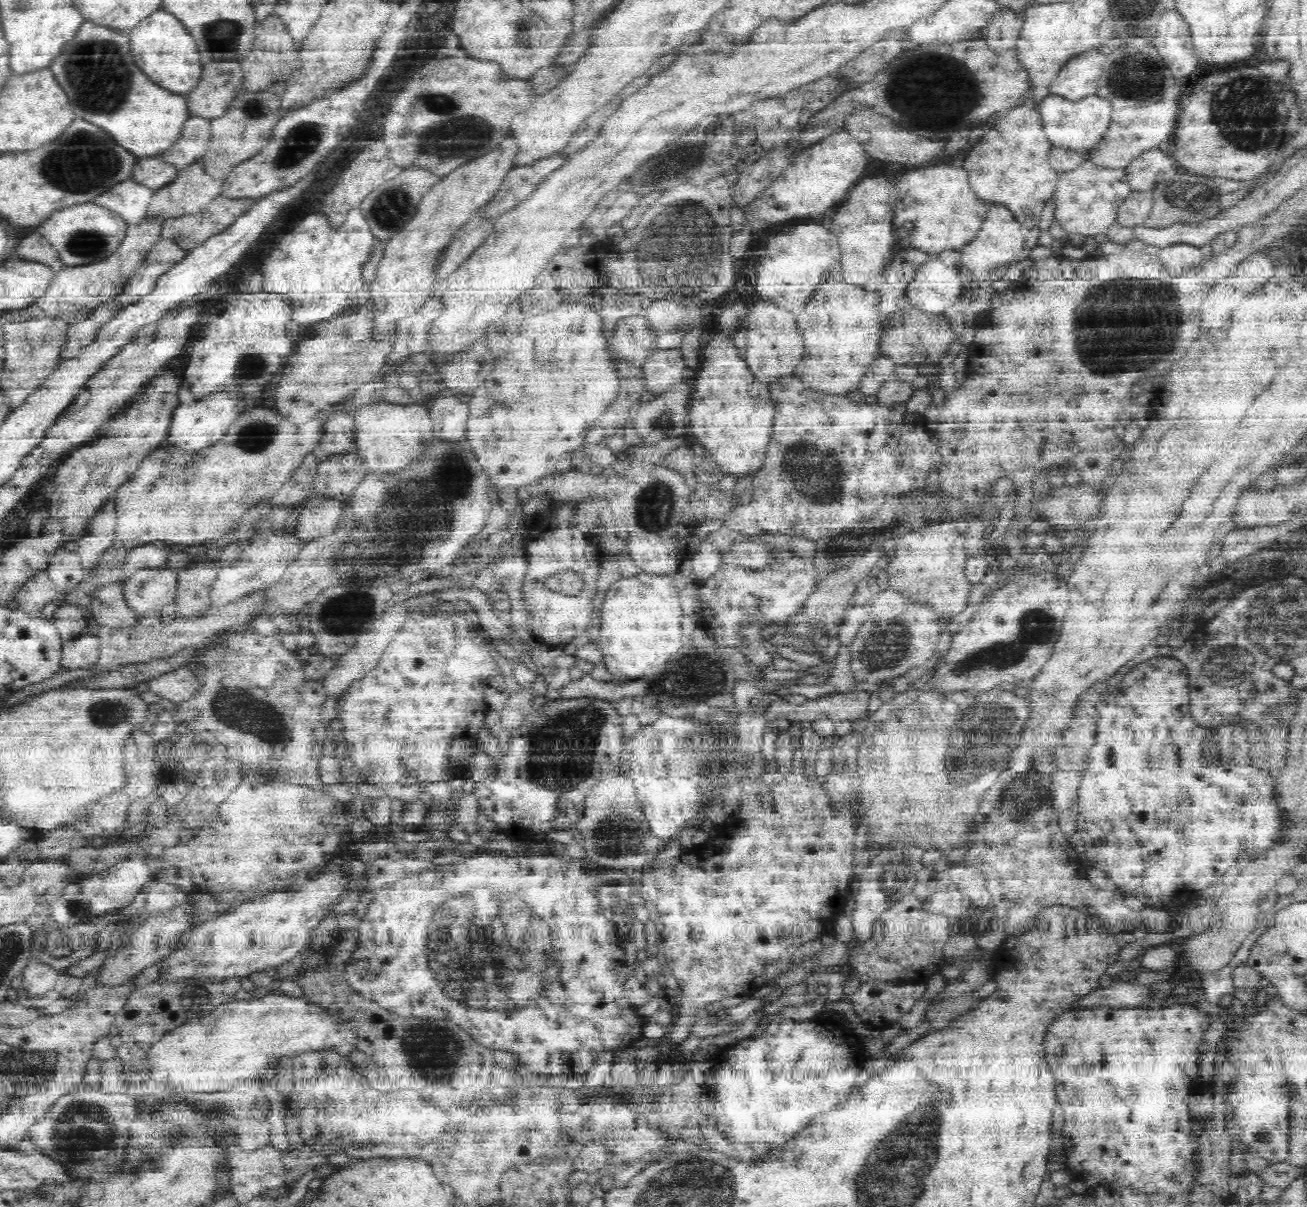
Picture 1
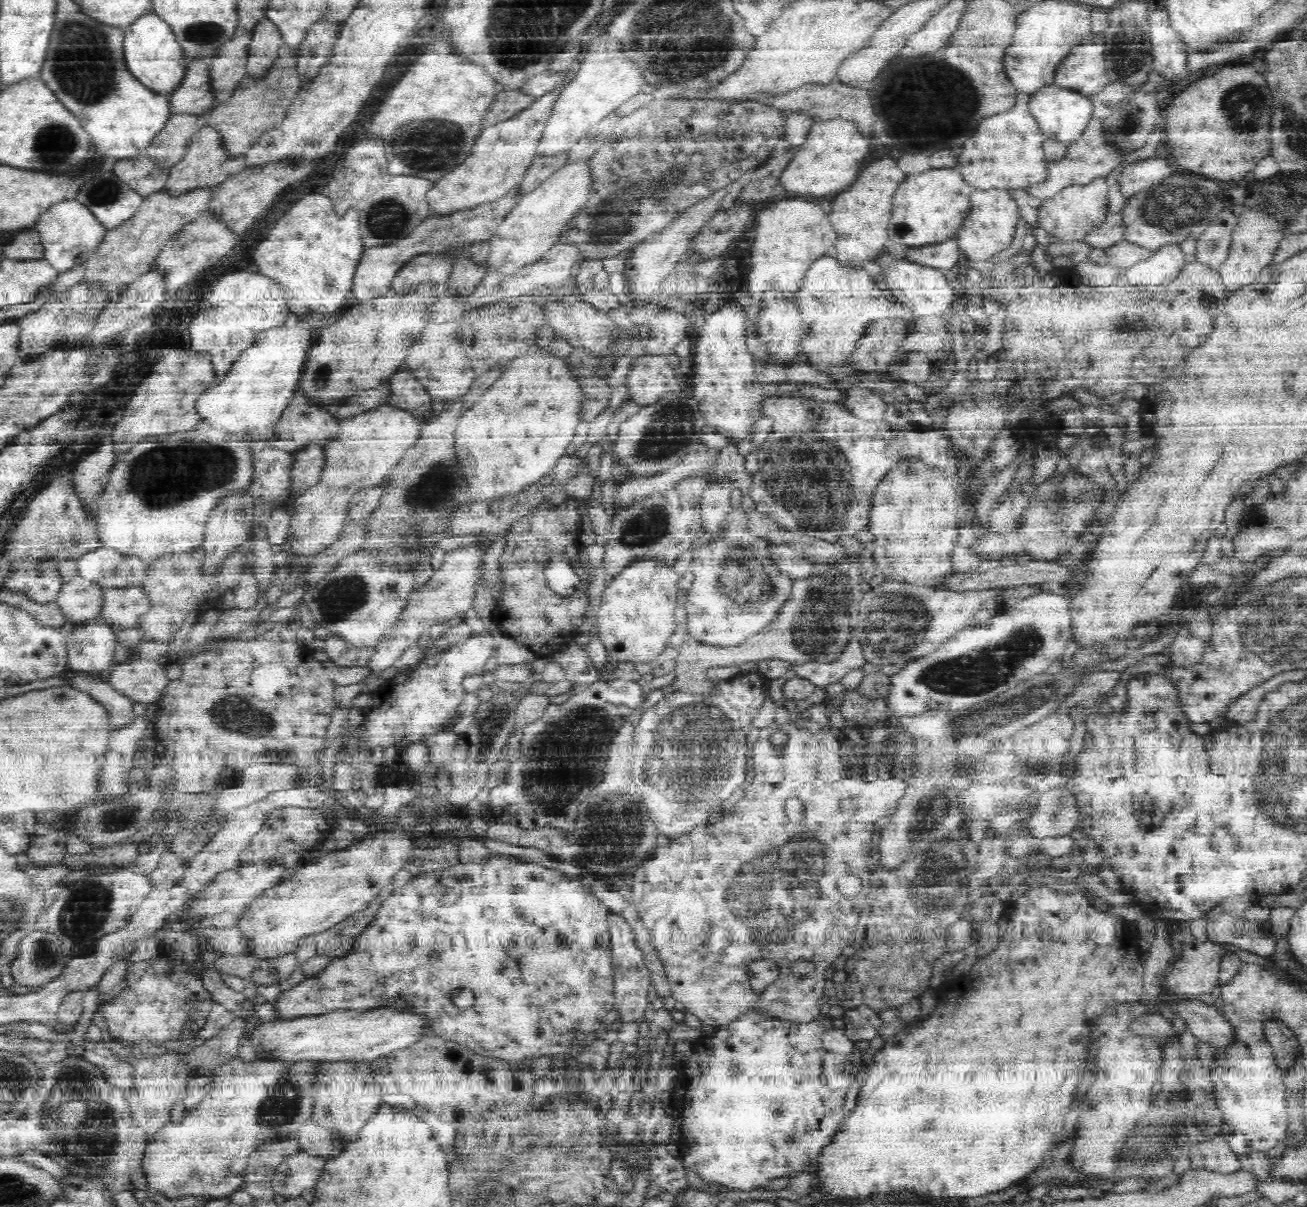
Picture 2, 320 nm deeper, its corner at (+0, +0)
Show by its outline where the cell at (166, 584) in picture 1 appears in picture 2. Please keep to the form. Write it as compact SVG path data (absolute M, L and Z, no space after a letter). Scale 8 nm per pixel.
M143 585L105 589L102 622L114 630L137 628L151 607L151 596Z

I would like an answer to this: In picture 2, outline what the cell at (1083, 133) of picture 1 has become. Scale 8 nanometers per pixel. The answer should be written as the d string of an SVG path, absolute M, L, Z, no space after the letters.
M1052 84L1035 91L1031 95L1029 108L1032 116L1037 118L1039 132L1045 140L1054 139L1068 144L1078 140L1087 129L1088 123L1093 119L1095 106L1091 97L1081 92L1060 88L1056 84Z

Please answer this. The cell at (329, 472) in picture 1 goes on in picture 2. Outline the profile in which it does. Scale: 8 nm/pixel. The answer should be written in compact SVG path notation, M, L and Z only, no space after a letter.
M312 445L294 454L296 462L291 468L291 491L293 494L302 492L320 482L326 466L326 450Z

